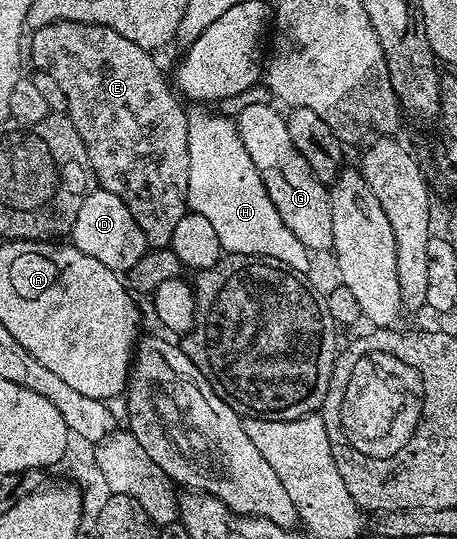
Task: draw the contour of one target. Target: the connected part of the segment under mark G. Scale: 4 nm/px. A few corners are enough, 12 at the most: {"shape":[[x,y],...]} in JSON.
{"shape":[[251,103],[239,136],[288,229],[330,252],[328,184],[278,106]]}

